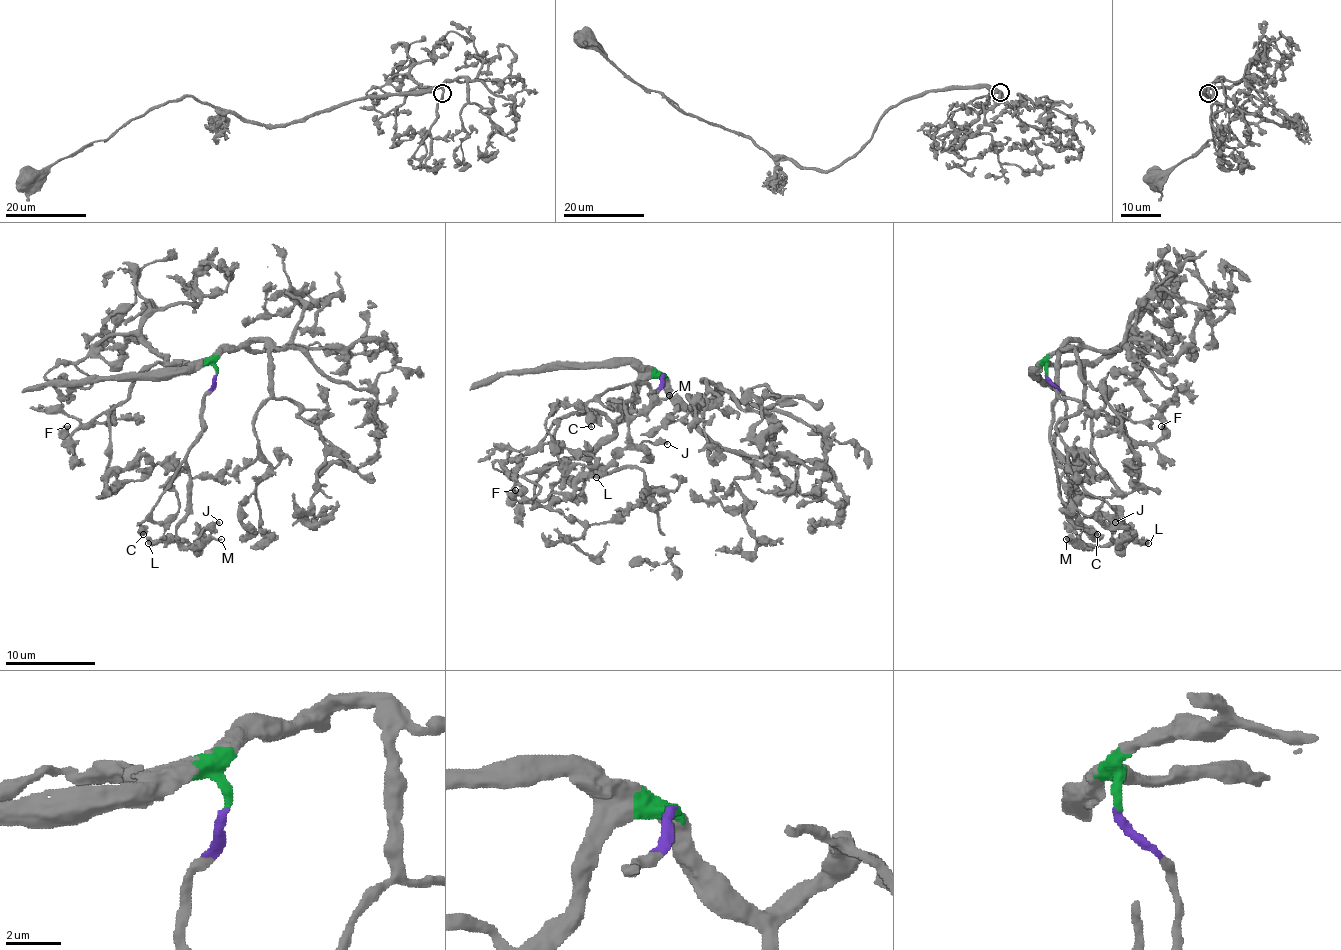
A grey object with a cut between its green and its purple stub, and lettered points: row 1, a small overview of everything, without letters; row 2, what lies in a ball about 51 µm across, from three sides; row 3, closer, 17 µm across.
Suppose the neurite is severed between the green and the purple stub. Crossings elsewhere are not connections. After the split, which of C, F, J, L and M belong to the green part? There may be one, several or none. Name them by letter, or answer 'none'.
F

